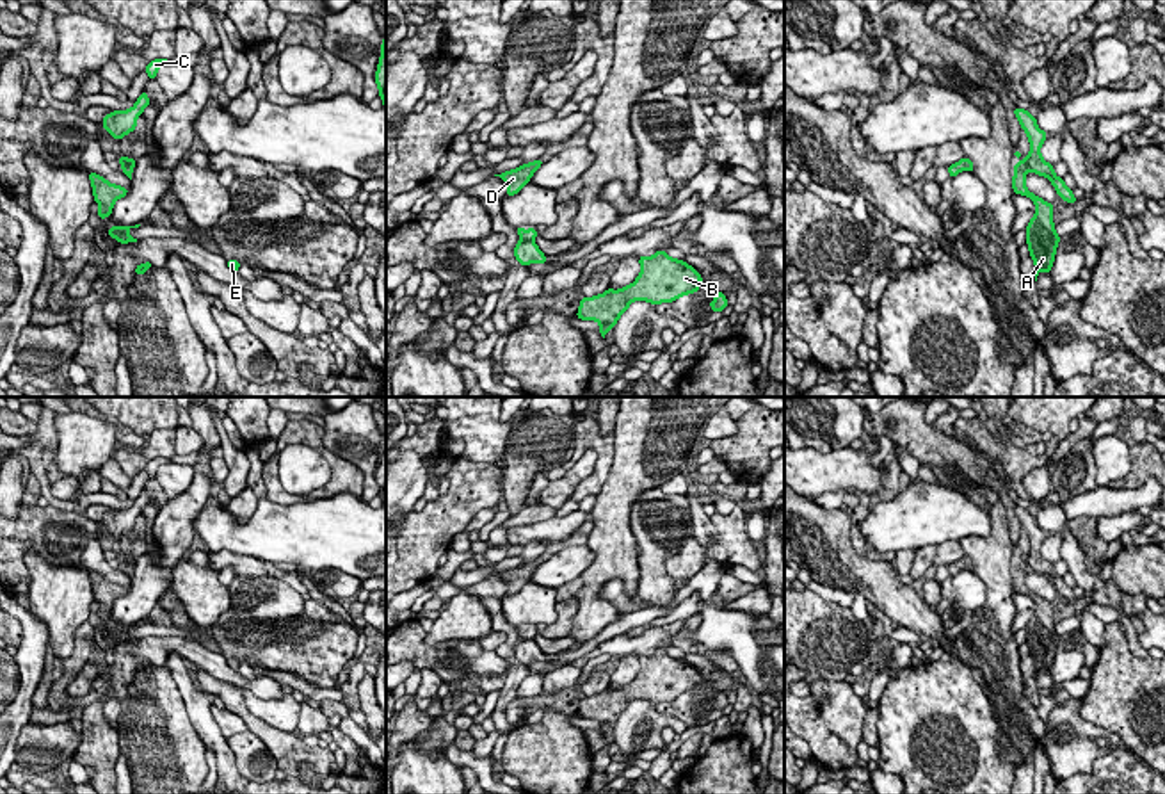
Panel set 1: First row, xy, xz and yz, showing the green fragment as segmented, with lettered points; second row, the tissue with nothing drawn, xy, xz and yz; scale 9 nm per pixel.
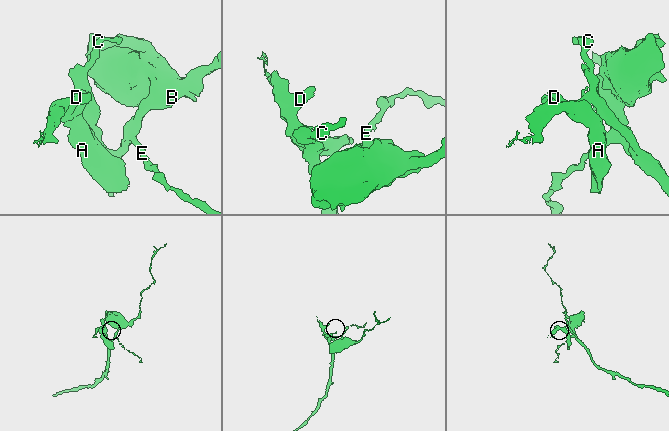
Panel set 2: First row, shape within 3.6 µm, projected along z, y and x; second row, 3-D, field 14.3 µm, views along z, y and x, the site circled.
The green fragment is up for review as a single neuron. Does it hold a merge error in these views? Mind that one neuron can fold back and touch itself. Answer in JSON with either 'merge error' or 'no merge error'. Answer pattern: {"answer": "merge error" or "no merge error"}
{"answer": "merge error"}

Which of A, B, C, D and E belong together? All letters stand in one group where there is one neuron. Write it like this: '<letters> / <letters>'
A D / B C E

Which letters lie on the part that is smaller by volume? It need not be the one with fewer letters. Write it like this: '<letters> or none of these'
A, D

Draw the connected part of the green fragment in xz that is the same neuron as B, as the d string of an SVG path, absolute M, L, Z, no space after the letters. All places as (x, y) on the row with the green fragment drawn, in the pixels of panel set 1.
M658 249L653 256L639 256L639 262L640 274L631 285L617 292L608 288L599 296L580 301L576 317L596 320L603 338L633 301L672 303L681 296L697 292L701 287L701 274L687 262L671 258L665 251Z

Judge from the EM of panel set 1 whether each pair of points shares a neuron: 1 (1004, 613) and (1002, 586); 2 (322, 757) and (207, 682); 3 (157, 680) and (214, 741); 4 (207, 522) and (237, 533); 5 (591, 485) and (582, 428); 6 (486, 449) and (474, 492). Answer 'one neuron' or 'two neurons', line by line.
1: one neuron
2: one neuron
3: two neurons
4: one neuron
5: one neuron
6: two neurons

